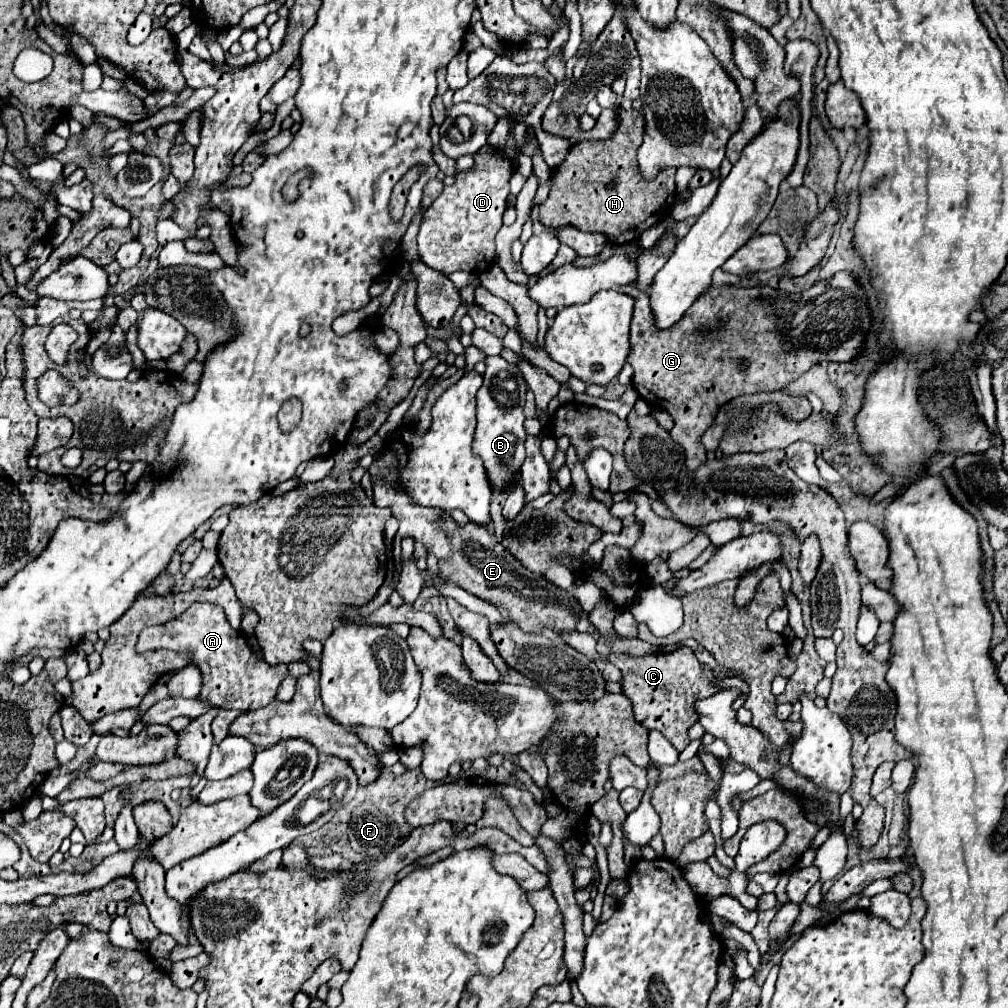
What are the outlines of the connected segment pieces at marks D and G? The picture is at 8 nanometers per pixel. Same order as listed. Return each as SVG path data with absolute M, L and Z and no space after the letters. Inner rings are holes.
M485 145L483 149L479 149L475 155L475 165L469 171L457 173L455 175L455 183L445 187L443 193L429 205L429 209L423 213L423 223L417 235L417 243L419 243L419 255L421 261L435 269L441 271L445 275L453 273L453 271L471 271L471 273L481 273L485 269L489 269L489 265L495 263L495 235L501 229L501 217L503 211L507 209L507 197L509 197L509 179L513 175L515 163L511 157L507 157L503 153L503 149ZM453 235L459 235L457 239L453 239Z
M845 271L837 273L837 275L835 275L833 279L829 279L829 281L817 281L809 291L799 293L799 295L779 295L777 289L773 289L773 287L741 287L741 289L739 289L739 287L719 287L719 289L709 289L705 295L701 295L701 297L691 305L691 309L689 309L673 327L661 329L661 331L653 325L653 313L651 313L651 309L649 309L649 295L647 295L647 293L639 293L637 287L635 287L635 283L631 283L631 285L627 285L627 287L621 287L619 291L635 297L635 311L633 311L633 321L631 321L631 353L629 353L629 357L627 357L627 361L631 363L631 367L633 367L633 371L635 371L635 373L633 373L633 387L635 387L635 391L639 393L639 397L645 399L651 407L661 407L661 409L665 409L665 411L675 419L675 427L671 429L671 439L683 447L685 463L687 463L687 469L689 469L689 471L697 469L697 467L705 461L705 447L701 445L701 435L703 435L705 429L715 421L717 409L719 409L723 403L735 399L737 395L745 395L745 393L755 395L755 393L761 393L761 391L781 391L781 389L785 389L793 379L797 379L797 377L803 375L807 369L811 369L811 365L823 361L823 357L825 357L825 361L829 359L829 361L839 361L839 363L851 363L853 359L857 359L857 357L863 353L863 349L865 349L865 337L867 337L867 331L871 329L871 313L869 313L869 309L867 309L867 297L865 297L865 293L861 291L861 287L857 285L857 279L853 277L853 273L845 273ZM703 325L711 327L711 333L701 335L697 327L703 327Z

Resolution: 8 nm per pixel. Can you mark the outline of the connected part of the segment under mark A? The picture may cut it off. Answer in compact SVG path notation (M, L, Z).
M193 603L185 613L167 623L145 628L138 637L136 651L142 653L159 647L177 647L193 655L193 665L203 673L201 697L221 709L253 711L269 705L275 699L277 687L289 675L287 665L269 665L259 659L245 643L241 631L235 631L221 607L211 603Z

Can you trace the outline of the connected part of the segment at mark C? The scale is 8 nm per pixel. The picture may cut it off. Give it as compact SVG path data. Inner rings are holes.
M689 647L677 649L673 653L657 651L641 657L627 653L611 653L609 661L621 671L623 695L633 705L635 721L645 725L647 729L661 731L677 751L683 751L689 745L687 731L699 719L695 703L721 691L719 687L711 685L711 681L703 675L703 665L697 661L695 653Z

